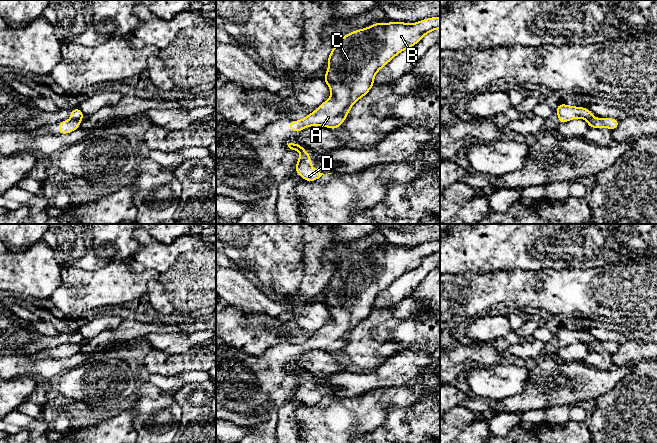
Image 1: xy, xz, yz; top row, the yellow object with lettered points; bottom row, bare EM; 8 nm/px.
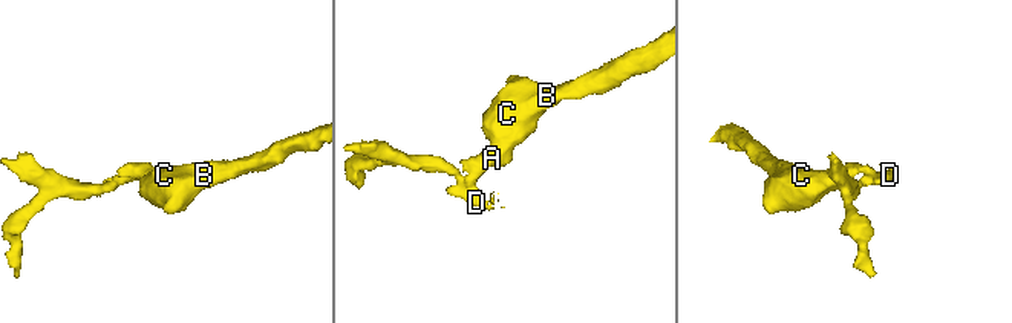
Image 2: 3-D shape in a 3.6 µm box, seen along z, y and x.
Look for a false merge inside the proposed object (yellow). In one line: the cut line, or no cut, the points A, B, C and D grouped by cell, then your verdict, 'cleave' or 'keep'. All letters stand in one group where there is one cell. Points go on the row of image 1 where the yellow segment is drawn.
cut xy (75, 118), (80, 120); groups A B C / D; cleave

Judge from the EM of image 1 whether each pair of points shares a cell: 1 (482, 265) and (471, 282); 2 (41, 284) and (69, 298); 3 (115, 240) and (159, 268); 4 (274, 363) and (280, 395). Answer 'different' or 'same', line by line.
1: different
2: different
3: different
4: same

